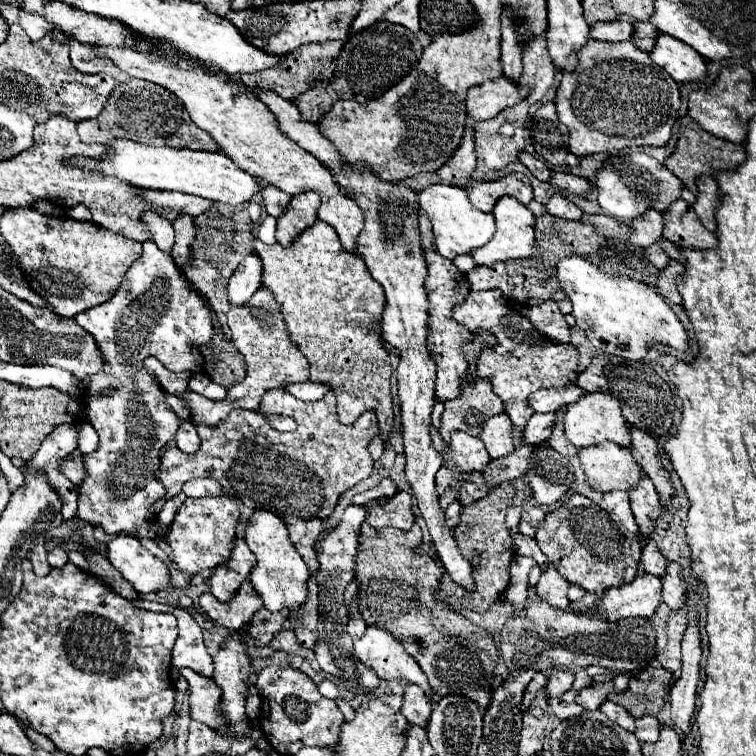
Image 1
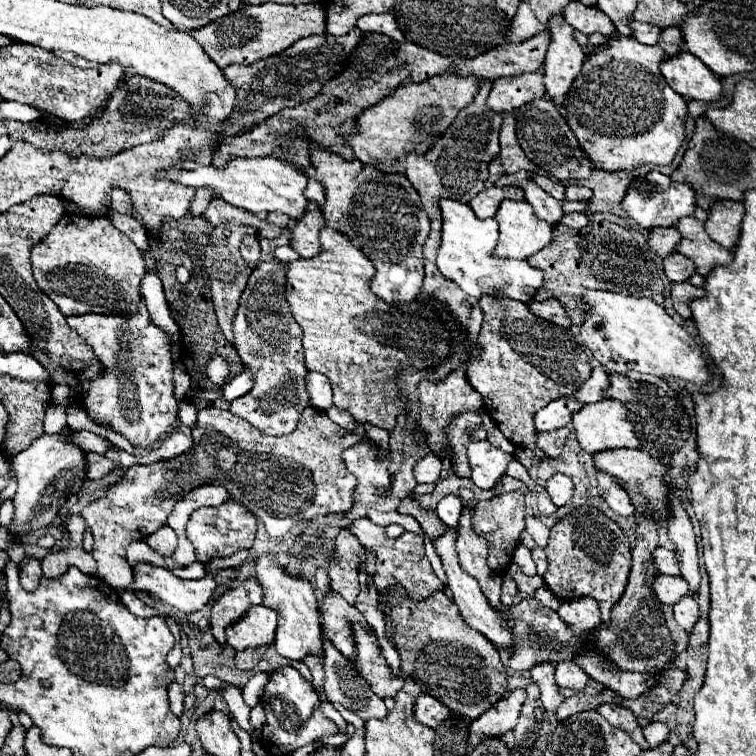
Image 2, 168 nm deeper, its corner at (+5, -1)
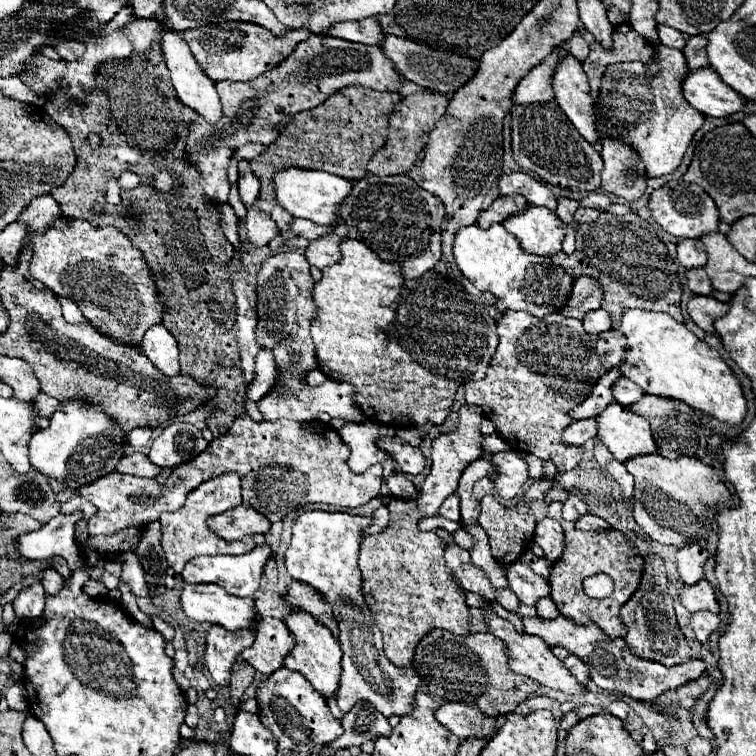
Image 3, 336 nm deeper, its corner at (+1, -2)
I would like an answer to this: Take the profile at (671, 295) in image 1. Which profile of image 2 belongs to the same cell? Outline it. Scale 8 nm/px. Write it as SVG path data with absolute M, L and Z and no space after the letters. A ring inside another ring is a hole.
M688 281L672 283L670 299L672 299L672 303L674 303L674 309L676 309L684 319L690 319L690 317L692 317L692 313L690 313L690 309L688 309L688 301L690 301L690 299L696 299L696 297L704 297L704 289L694 287L694 285L690 285Z

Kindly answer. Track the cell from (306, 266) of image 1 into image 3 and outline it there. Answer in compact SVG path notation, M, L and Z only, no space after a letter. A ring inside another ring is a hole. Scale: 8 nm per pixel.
M344 240L342 242L342 260L334 266L328 266L322 274L322 280L314 286L314 302L318 306L318 318L312 322L312 340L316 346L316 358L318 358L318 366L320 370L338 382L348 382L352 386L356 386L356 402L360 406L360 410L364 412L366 420L378 422L378 424L386 424L392 428L402 428L402 426L424 426L426 422L432 422L436 426L444 424L450 408L454 404L454 396L456 390L470 380L480 380L486 376L488 366L496 354L496 346L498 346L498 334L496 334L496 322L498 322L498 312L492 310L492 306L486 304L486 300L482 298L480 290L476 290L470 282L464 286L454 286L452 278L448 278L448 274L438 272L438 270L430 270L428 274L424 274L424 280L404 280L402 278L402 270L396 264L390 262L382 262L364 242L360 240Z

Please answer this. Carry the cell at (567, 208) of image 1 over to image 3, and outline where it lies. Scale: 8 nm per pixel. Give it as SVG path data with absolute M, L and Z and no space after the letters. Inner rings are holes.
M580 206L580 208L576 210L576 220L578 220L580 224L582 224L582 222L596 222L598 216L600 216L600 212L598 212L596 208L584 208L584 206Z

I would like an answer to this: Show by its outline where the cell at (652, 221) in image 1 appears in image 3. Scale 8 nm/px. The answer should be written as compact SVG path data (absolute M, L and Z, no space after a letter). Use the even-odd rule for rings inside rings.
M680 240L678 242L678 260L686 268L704 268L708 262L708 254L700 240Z

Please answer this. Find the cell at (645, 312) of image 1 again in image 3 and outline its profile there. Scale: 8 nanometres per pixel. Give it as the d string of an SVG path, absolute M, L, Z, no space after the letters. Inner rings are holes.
M626 310L620 328L598 336L596 354L604 366L620 368L624 378L640 384L648 394L686 402L692 410L714 416L726 426L736 426L746 416L746 398L740 380L720 352L698 340L668 314Z

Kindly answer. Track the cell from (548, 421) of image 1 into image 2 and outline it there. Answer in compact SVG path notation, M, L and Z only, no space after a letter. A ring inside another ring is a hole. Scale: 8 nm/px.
M556 399L556 401L548 403L534 415L536 431L540 433L540 431L554 431L554 429L566 427L570 423L572 411L578 411L580 405L582 403L568 401L568 399Z

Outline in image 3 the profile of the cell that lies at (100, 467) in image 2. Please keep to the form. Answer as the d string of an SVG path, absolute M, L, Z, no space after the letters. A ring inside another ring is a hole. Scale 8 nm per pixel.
M136 452L132 456L126 456L124 460L120 460L120 466L116 470L118 472L124 472L124 474L136 474L136 476L148 476L148 478L156 478L160 474L160 468L156 468L140 452Z

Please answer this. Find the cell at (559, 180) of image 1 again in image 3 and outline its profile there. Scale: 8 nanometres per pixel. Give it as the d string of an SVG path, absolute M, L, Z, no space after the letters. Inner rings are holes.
M592 192L592 194L588 194L580 204L582 204L582 206L594 206L596 210L606 212L606 210L612 206L612 200L610 200L606 194L602 194L602 192Z

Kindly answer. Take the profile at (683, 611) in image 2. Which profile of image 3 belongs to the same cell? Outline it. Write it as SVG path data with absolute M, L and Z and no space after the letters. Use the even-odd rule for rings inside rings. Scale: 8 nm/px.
M696 612L692 614L692 630L698 638L698 642L708 642L708 638L712 636L712 632L716 632L720 628L720 616L718 614L710 614L710 612Z

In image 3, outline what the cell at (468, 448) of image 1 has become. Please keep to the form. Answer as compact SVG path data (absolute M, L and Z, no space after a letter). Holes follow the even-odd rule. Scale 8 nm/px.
M496 452L492 454L492 462L498 468L498 474L492 476L494 486L498 488L498 496L504 500L514 500L524 494L524 484L530 478L528 464L518 452Z

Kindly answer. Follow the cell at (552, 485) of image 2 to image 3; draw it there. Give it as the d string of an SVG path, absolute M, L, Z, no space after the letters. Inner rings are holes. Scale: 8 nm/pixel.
M570 494L568 500L566 500L566 504L564 504L564 508L562 508L564 520L576 522L576 520L578 520L580 516L584 516L584 514L588 514L588 506L586 506L580 498L576 498L574 494Z

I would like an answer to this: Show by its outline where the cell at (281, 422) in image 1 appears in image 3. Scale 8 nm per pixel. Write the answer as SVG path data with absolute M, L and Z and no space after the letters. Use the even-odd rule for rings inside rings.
M284 252L270 256L258 272L258 328L256 340L262 348L274 352L278 364L278 382L274 388L258 402L260 412L266 420L286 418L294 422L312 422L320 412L330 414L330 418L364 422L362 410L354 400L354 386L327 378L321 386L306 386L302 382L304 374L316 368L316 352L310 338L310 324L316 318L318 310L312 304L312 286L310 264L300 252Z

